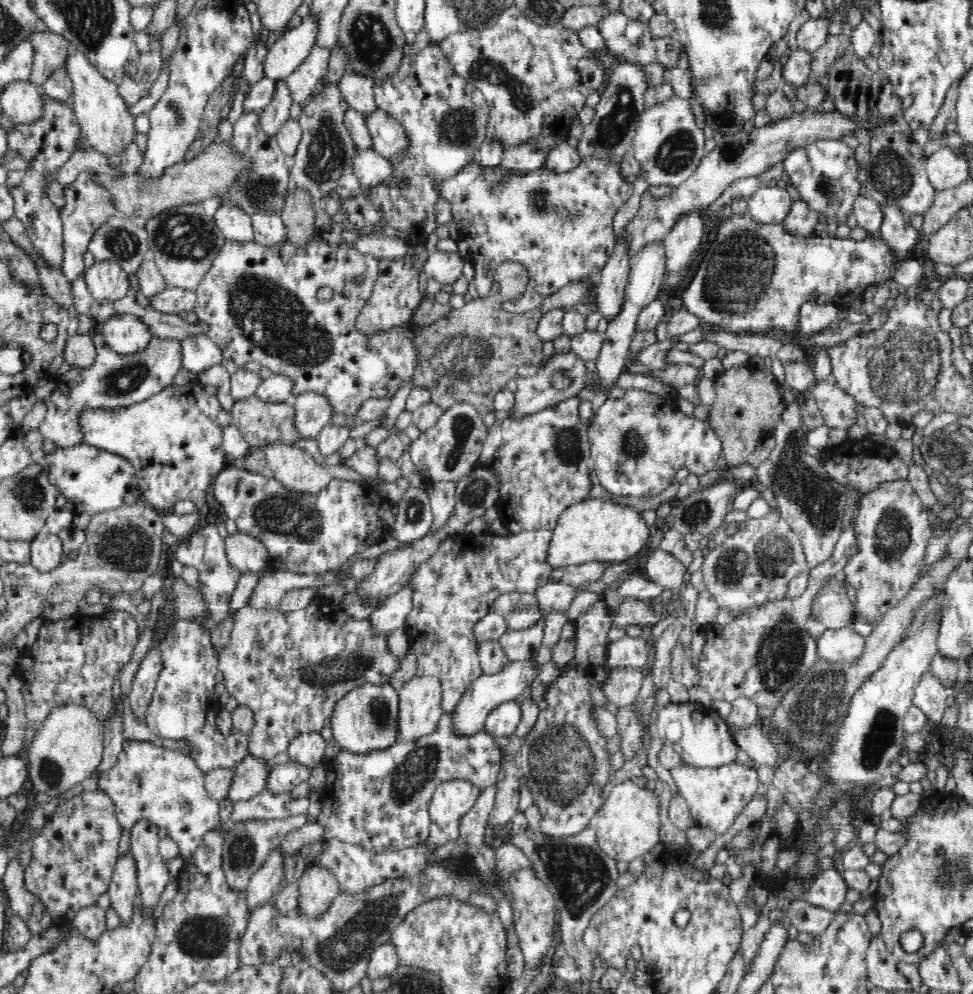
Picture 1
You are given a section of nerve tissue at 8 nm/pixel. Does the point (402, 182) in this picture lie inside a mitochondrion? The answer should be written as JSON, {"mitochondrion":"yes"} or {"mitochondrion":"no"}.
{"mitochondrion":"no"}

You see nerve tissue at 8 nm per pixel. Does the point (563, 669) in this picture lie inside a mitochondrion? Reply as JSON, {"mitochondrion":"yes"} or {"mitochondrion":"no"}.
{"mitochondrion":"no"}

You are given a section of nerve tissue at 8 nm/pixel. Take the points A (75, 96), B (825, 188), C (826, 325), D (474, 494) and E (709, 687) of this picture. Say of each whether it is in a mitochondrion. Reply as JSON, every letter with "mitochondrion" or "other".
{"A":"other","B":"mitochondrion","C":"other","D":"mitochondrion","E":"other"}

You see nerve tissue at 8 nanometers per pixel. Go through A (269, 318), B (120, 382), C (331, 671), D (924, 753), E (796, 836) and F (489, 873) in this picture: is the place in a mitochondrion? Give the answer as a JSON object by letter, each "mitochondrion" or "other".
{"A":"mitochondrion","B":"mitochondrion","C":"mitochondrion","D":"other","E":"other","F":"other"}

